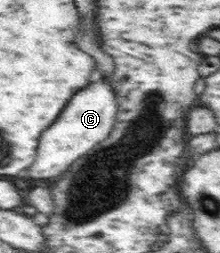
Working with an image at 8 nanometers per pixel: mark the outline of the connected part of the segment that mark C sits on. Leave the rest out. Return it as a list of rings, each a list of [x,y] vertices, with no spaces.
[[[95,75],[93,83],[84,87],[85,91],[81,91],[81,95],[77,95],[77,99],[73,99],[73,103],[69,103],[69,107],[65,107],[64,113],[59,119],[56,119],[57,123],[53,123],[53,127],[49,127],[49,131],[45,131],[45,135],[41,135],[37,159],[35,159],[33,167],[29,169],[31,179],[59,177],[81,155],[85,155],[97,143],[108,138],[118,113],[117,102],[114,101],[111,87],[109,80],[97,78]]]

